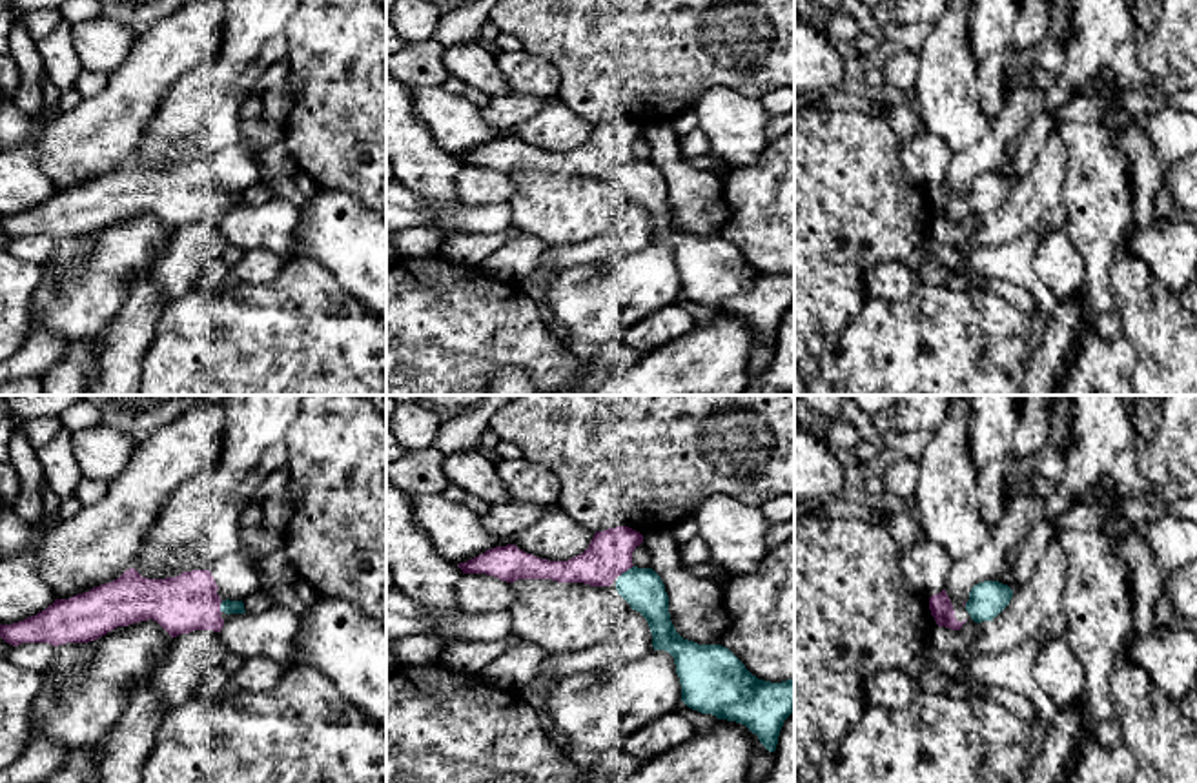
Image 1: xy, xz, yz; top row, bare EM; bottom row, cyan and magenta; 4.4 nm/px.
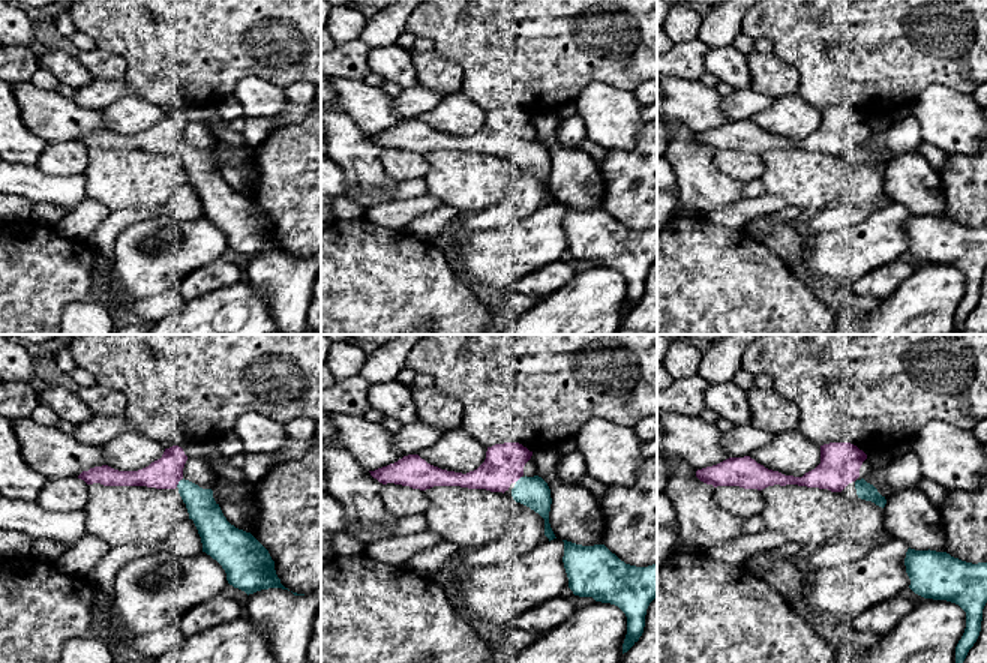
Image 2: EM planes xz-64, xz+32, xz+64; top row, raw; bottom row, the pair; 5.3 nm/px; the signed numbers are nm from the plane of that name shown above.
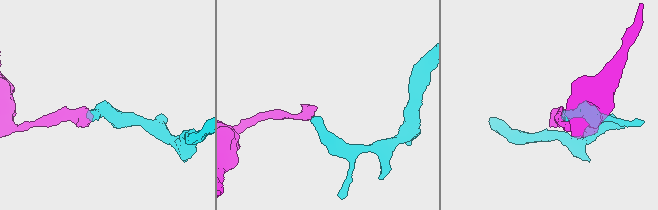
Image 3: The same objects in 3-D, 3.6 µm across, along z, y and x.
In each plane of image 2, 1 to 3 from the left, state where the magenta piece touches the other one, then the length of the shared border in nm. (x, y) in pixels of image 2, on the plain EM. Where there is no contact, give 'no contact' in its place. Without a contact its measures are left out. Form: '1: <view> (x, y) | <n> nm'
1: xz-64 (179, 147) | 50 nm
2: xz+32 (519, 143) | 50 nm
3: no contact

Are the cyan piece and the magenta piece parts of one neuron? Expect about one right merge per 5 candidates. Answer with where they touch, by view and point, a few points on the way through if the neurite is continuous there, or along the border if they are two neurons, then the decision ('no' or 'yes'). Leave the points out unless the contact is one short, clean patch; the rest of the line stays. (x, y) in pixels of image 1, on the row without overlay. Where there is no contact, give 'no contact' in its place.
contact xz (627, 162); yes

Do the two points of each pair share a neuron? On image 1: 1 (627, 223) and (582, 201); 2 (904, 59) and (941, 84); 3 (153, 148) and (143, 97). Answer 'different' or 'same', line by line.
1: different
2: different
3: different

